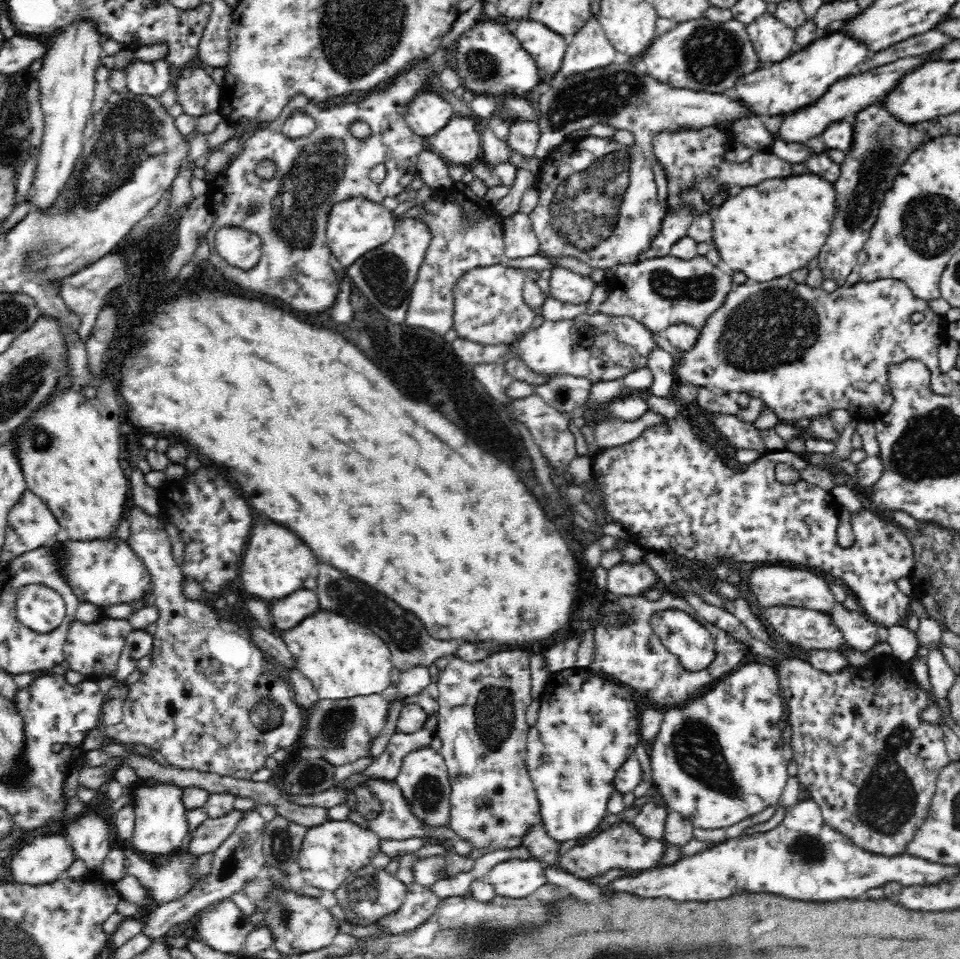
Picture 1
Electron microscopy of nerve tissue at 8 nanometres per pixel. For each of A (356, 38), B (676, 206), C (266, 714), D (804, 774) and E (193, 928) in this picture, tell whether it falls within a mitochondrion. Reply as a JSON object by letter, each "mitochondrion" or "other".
{"A":"mitochondrion","B":"other","C":"mitochondrion","D":"other","E":"other"}

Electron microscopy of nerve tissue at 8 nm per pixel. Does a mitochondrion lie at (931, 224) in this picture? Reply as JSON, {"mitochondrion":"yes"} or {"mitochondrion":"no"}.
{"mitochondrion":"yes"}

